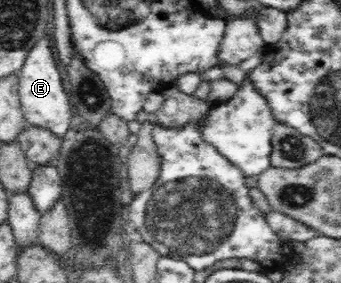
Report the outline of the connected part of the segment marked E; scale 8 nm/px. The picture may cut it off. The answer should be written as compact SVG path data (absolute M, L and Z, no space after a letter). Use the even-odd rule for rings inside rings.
M43 38L29 50L18 77L21 109L29 125L44 126L45 129L52 130L53 133L62 138L69 131L73 115L71 115L71 105L69 105L67 93L63 89L61 75L57 71L53 49L51 49L49 41Z

